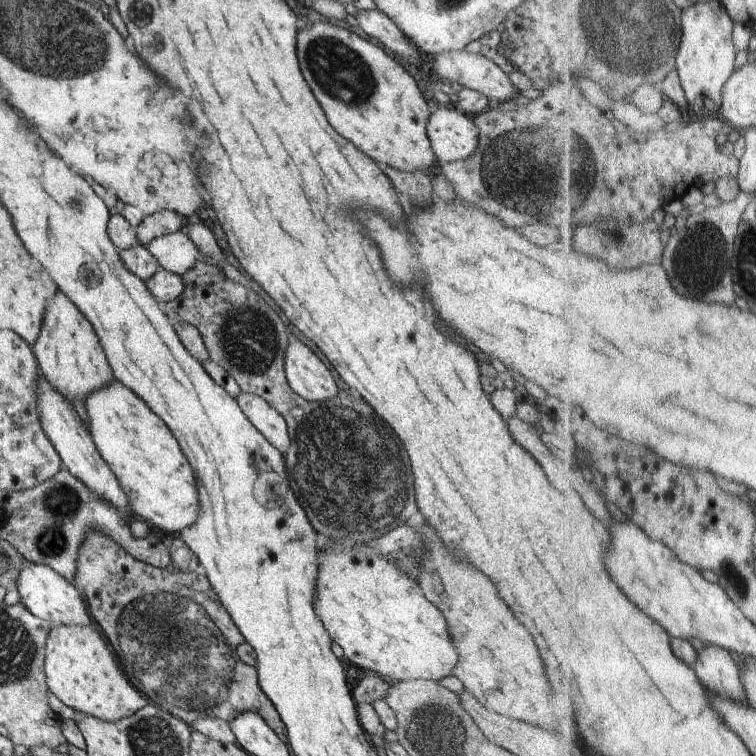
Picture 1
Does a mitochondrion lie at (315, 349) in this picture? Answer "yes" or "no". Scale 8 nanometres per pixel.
no

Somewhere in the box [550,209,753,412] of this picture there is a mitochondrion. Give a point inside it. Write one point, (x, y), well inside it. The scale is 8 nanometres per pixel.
(696, 261)

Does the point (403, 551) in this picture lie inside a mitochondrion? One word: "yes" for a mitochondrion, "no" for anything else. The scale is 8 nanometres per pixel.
yes

